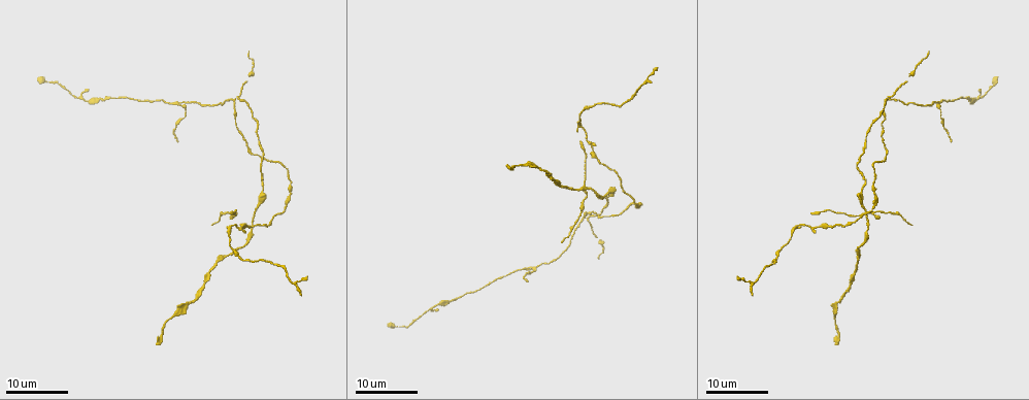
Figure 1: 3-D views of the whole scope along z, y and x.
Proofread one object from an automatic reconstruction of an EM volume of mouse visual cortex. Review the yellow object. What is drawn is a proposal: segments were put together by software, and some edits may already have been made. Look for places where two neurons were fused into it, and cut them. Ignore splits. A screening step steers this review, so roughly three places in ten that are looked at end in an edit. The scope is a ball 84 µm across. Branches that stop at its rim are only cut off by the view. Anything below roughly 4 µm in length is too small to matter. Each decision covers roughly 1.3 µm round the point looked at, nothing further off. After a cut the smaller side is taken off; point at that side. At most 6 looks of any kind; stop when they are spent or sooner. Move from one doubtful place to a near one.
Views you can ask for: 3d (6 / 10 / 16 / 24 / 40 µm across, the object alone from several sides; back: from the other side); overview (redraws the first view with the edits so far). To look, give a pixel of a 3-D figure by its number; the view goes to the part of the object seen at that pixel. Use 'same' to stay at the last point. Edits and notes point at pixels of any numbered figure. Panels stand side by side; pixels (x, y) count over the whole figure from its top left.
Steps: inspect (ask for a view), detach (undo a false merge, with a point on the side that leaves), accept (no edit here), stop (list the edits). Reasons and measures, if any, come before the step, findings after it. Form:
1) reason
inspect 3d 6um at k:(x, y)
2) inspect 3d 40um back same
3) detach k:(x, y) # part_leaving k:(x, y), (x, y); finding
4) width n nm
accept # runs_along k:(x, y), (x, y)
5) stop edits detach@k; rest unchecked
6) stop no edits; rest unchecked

sudden change in width
inspect 3d 24um at 1:(874, 178)

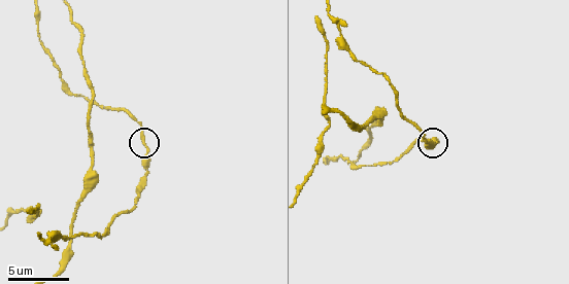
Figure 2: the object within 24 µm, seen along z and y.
inspect 3d 10um at 2:(141, 143)

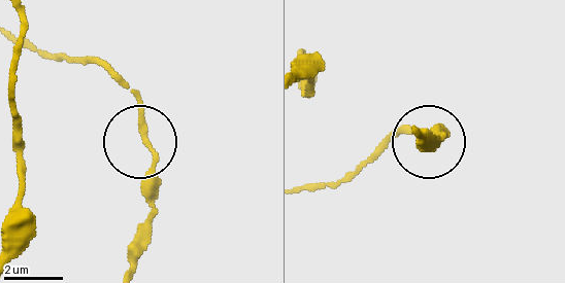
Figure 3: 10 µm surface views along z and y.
width 180 nm
accept # runs_along 3:(14, 35), (96, 62), (133, 97), (156, 163), (156, 212); all the same neuron

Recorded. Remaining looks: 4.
three arms meet
inspect 3d 16um at 1:(877, 210)

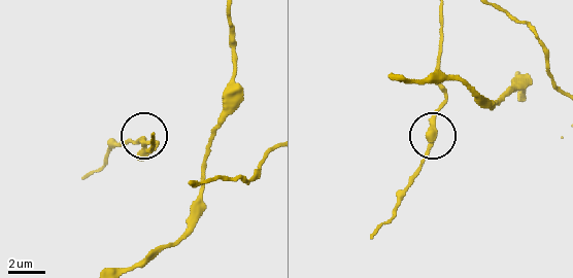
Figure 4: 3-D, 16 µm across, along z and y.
inspect 3d 6um same

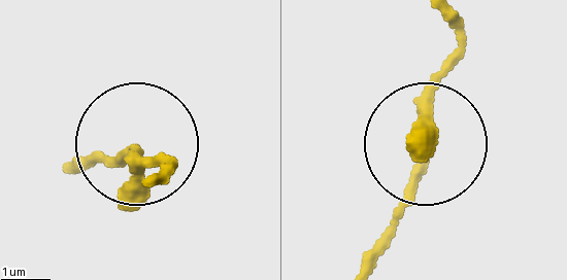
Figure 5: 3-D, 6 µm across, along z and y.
width 180 nm
accept # runs_along 5:(446, 23), (459, 46), (386, 252); all the same neuron

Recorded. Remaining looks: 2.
four arms meet
inspect 3d 16um at 1:(582, 220)

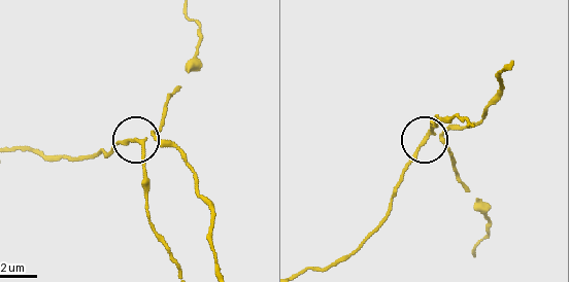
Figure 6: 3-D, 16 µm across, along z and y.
inspect 3d 6um at 6:(137, 143)

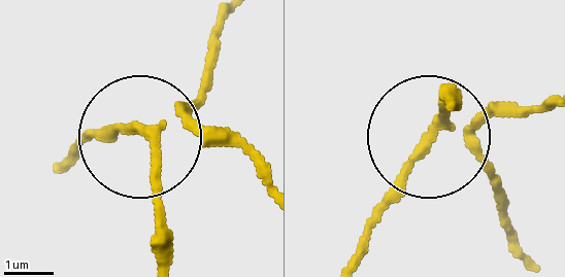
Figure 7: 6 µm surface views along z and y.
arms 4
detach 7:(244, 139) # part_leaving 7:(190, 117), (235, 142), (264, 179); two neurons meet here

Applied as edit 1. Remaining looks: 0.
stop edits detach@7; rest unchecked

